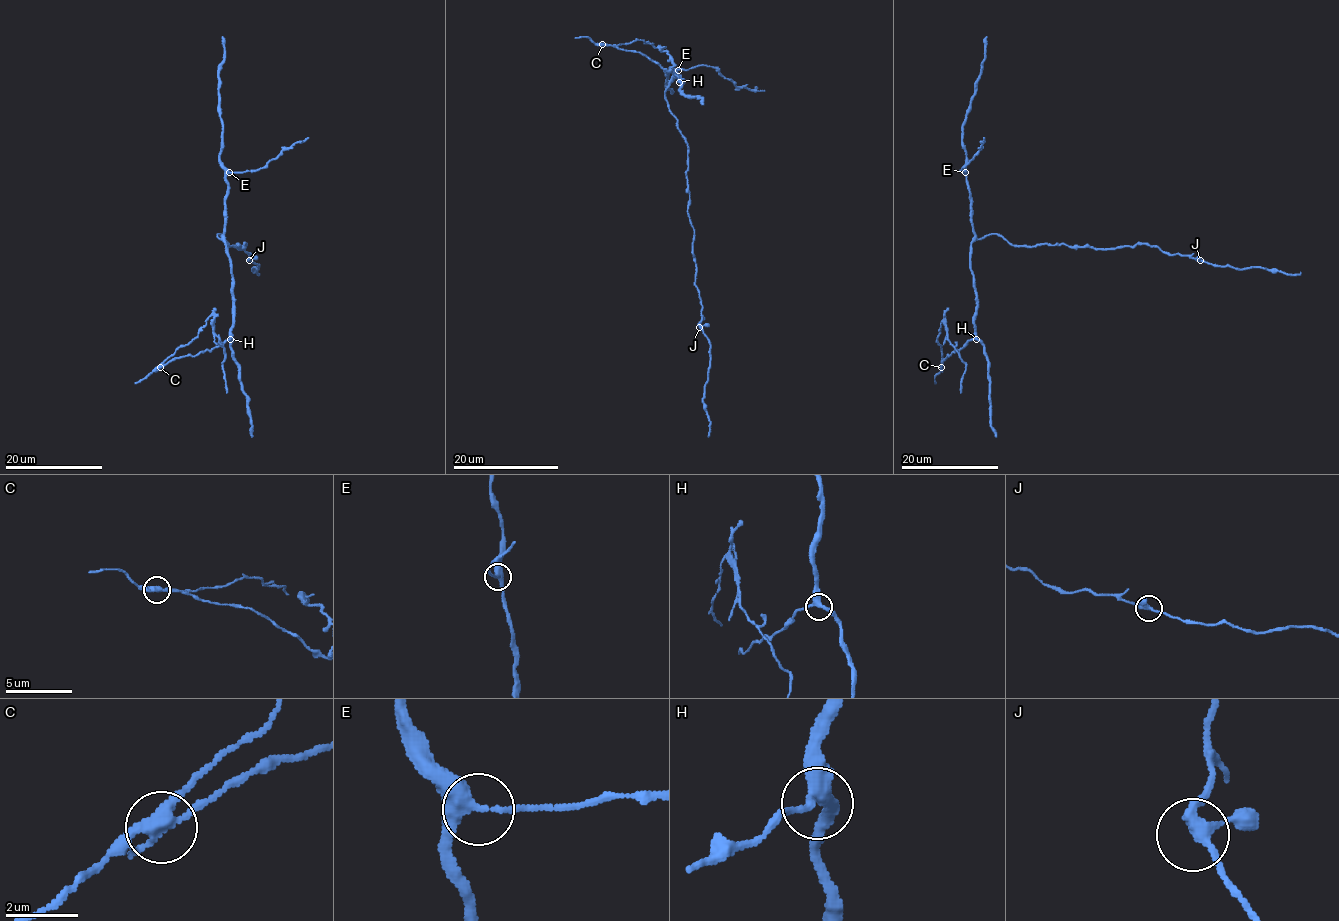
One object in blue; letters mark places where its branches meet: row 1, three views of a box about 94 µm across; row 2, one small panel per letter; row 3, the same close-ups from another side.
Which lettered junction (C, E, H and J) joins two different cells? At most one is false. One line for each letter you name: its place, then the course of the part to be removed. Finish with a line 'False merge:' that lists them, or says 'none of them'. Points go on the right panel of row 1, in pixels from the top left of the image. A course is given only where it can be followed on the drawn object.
C: place (941, 367); course (942, 367), (942, 350), (937, 337), (944, 315), (949, 343), (965, 363), (960, 392)
False merge: C

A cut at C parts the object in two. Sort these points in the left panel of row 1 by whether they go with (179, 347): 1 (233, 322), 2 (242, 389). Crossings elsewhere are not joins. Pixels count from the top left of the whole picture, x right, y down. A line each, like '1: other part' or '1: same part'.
1: other part
2: other part

